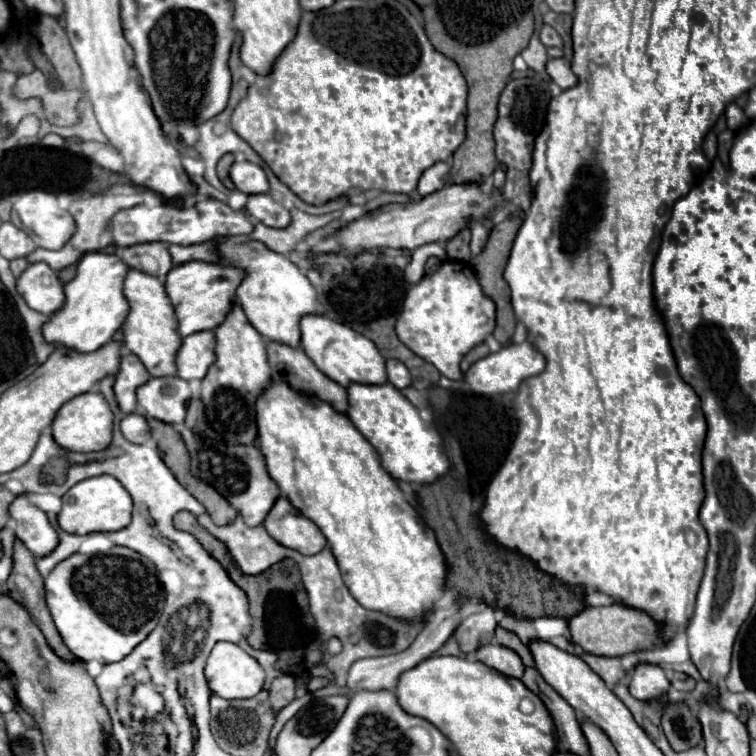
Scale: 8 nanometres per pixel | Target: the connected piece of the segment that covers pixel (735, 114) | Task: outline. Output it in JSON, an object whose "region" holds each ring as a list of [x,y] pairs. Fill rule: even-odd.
{"region":[[[728,107],[726,117],[728,117],[728,125],[732,131],[738,131],[740,127],[744,127],[748,123],[748,119],[740,107]]]}

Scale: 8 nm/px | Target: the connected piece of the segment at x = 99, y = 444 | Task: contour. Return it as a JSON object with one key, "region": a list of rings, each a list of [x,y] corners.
{"region":[[[88,391],[70,399],[66,405],[60,407],[52,423],[52,435],[56,443],[68,451],[80,451],[80,453],[102,451],[112,441],[112,421],[114,421],[114,413],[106,403],[104,395],[98,391]]]}

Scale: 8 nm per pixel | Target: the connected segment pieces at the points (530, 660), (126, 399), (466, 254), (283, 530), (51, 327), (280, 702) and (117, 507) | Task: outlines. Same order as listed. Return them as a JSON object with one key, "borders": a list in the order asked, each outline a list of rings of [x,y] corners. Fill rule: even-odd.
{"borders":[[[[496,627],[496,637],[494,637],[494,641],[500,643],[500,645],[506,645],[506,647],[510,647],[510,649],[514,649],[514,651],[522,657],[522,661],[524,661],[526,667],[532,667],[532,665],[534,665],[534,657],[532,657],[532,653],[530,653],[528,645],[524,645],[524,643],[516,637],[516,633],[506,631],[506,629],[502,629],[502,627]]],[[[124,355],[120,373],[116,375],[114,393],[120,409],[124,413],[134,413],[138,409],[136,405],[136,389],[144,385],[150,379],[150,373],[144,369],[142,361],[136,355]]],[[[470,229],[460,231],[452,241],[446,243],[448,259],[452,261],[468,261],[470,259]]],[[[280,497],[270,509],[266,531],[284,547],[300,551],[302,555],[316,555],[326,547],[326,537],[316,529],[314,521],[308,521],[286,497]]],[[[86,253],[78,261],[76,277],[64,285],[64,307],[56,311],[52,319],[44,325],[44,339],[48,343],[56,343],[82,353],[96,351],[104,343],[108,343],[130,313],[130,305],[124,295],[124,277],[128,269],[130,267],[124,265],[124,261],[116,255]]],[[[280,675],[272,681],[270,687],[270,701],[276,711],[284,709],[294,699],[294,677],[292,675]]],[[[98,475],[76,483],[62,497],[62,511],[58,515],[58,525],[76,535],[86,535],[92,531],[120,531],[130,523],[132,517],[132,497],[112,475]]]]}

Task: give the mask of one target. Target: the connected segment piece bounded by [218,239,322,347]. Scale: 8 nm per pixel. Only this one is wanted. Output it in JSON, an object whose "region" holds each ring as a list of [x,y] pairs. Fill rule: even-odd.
{"region":[[[218,239],[218,253],[224,263],[242,267],[246,271],[236,297],[252,327],[266,339],[280,345],[300,347],[300,319],[306,315],[322,315],[316,291],[304,271],[300,271],[282,253],[270,251],[260,241],[248,239]]]}

